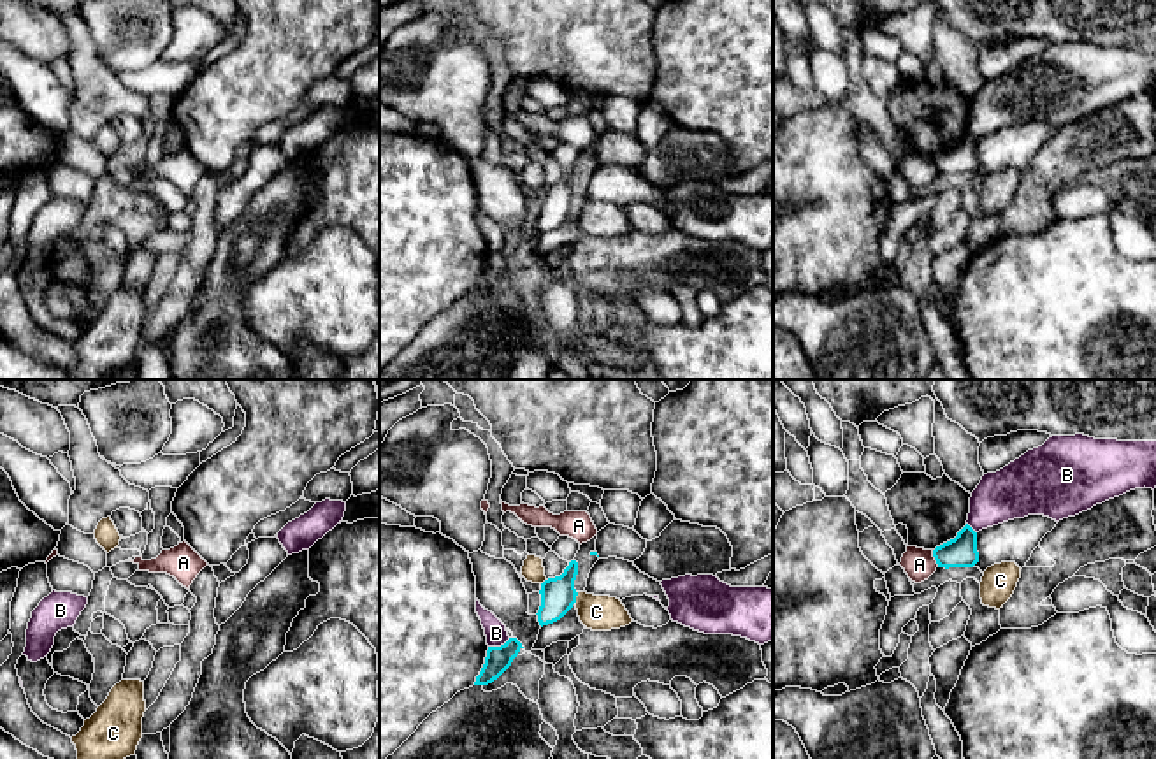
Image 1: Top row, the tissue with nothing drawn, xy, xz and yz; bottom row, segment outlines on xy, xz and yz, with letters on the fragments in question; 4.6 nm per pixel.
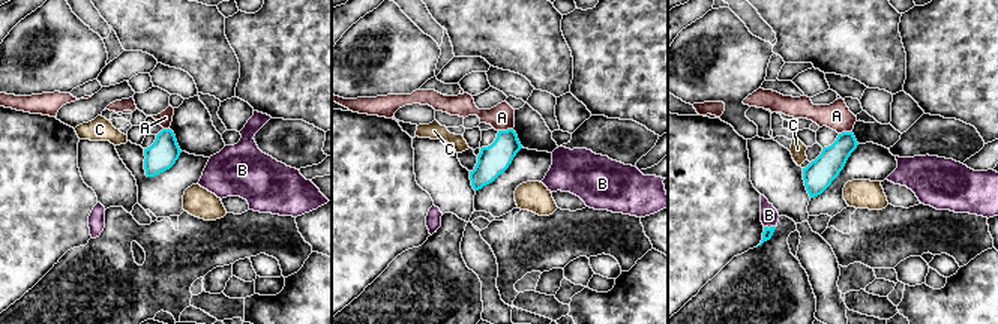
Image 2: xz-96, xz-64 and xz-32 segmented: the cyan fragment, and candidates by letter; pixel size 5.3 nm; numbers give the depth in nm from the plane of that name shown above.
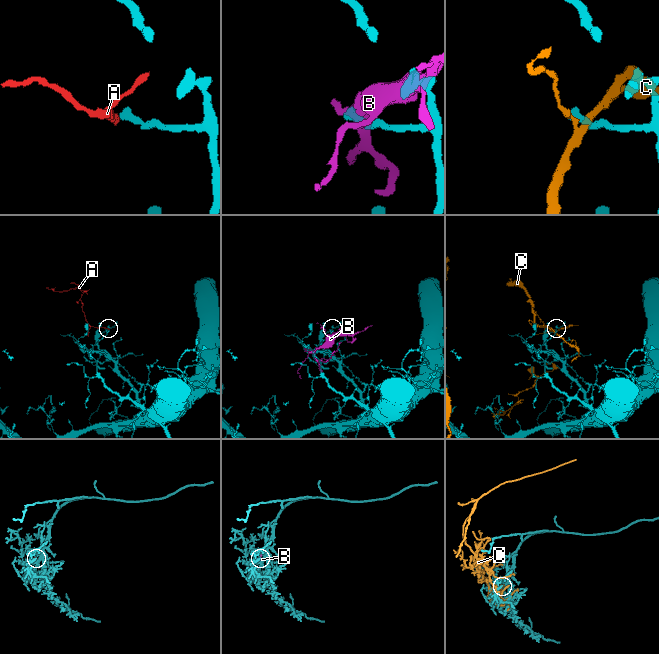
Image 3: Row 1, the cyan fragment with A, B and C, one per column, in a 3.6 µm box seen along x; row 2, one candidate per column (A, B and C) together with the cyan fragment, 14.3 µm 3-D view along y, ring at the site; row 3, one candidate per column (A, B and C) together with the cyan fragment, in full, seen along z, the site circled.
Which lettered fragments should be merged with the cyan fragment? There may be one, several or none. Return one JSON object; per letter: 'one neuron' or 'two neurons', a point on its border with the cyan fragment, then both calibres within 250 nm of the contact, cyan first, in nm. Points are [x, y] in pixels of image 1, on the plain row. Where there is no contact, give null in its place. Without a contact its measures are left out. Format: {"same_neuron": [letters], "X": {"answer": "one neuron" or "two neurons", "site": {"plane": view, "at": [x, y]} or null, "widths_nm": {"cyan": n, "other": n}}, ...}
{"same_neuron": [], "A": {"answer": "two neurons", "site": {"plane": "yz", "at": [935, 166]}, "widths_nm": {"cyan": 140, "other": 150}}, "B": {"answer": "two neurons", "site": {"plane": "xz", "at": [501, 252]}, "widths_nm": {"cyan": 120, "other": 100}}, "C": {"answer": "two neurons", "site": {"plane": "xz", "at": [575, 204]}, "widths_nm": {"cyan": 160, "other": 160}}}

